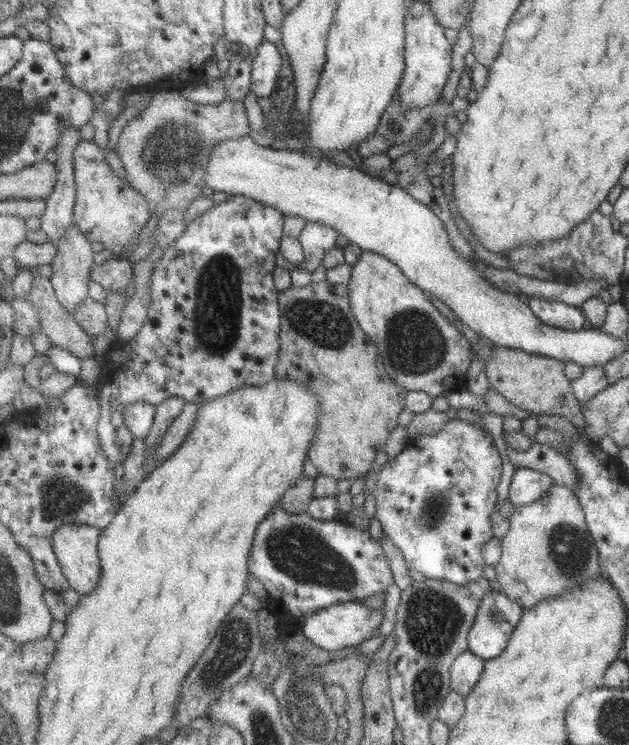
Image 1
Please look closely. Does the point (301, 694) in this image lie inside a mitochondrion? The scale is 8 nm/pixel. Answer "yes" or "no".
yes

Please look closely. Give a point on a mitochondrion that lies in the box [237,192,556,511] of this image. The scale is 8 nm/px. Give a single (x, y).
(415, 346)

